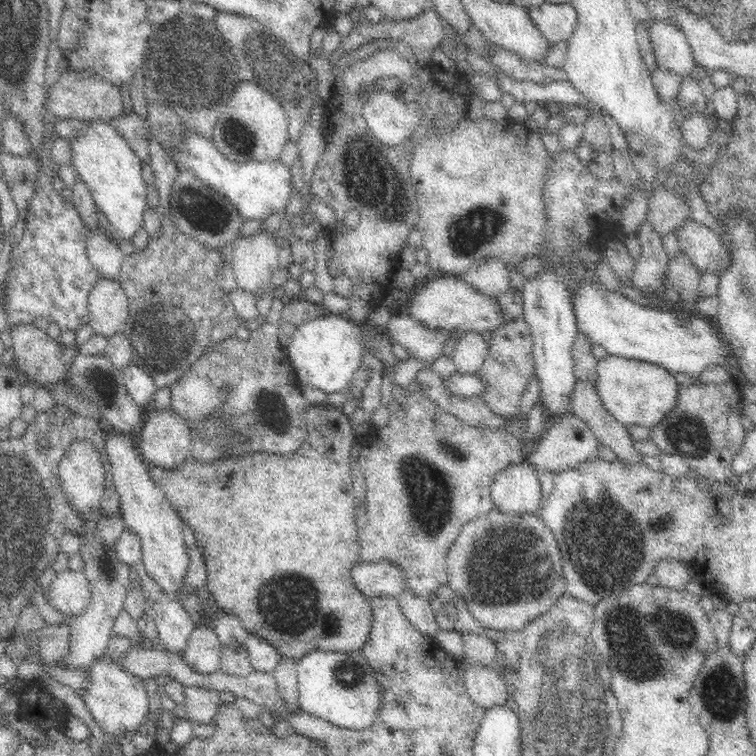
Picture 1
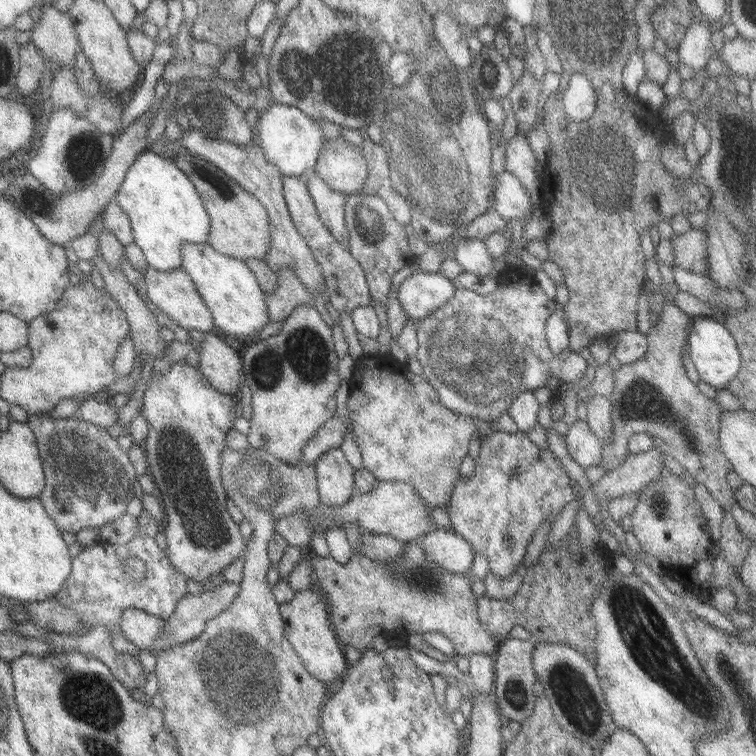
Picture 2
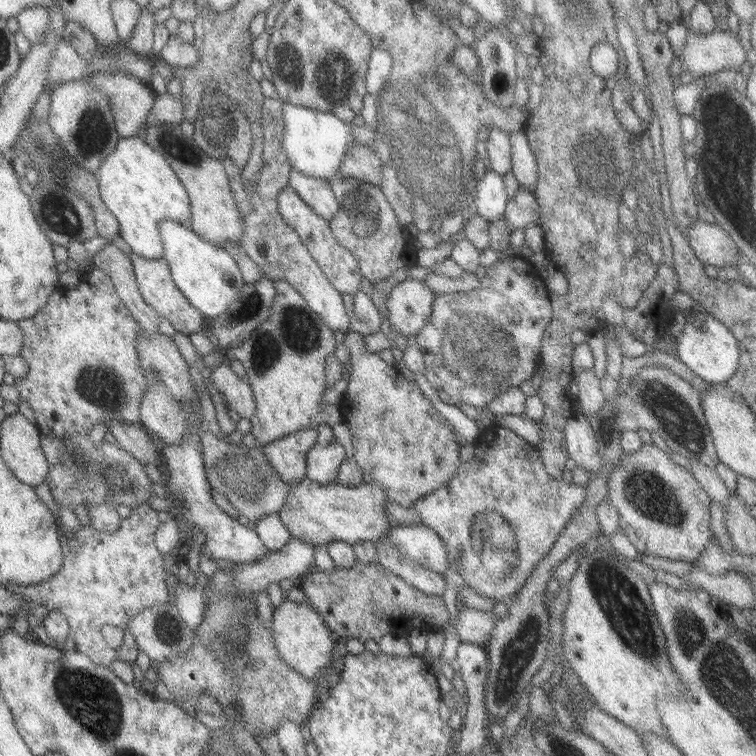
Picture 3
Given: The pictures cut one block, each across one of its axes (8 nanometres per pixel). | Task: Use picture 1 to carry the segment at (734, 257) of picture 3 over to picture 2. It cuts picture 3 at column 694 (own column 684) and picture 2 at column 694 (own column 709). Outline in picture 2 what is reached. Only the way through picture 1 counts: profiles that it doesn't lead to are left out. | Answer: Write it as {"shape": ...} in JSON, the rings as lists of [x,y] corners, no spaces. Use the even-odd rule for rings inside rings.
{"shape":[[[691,228],[683,234],[673,234],[673,260],[675,266],[689,270],[693,274],[705,274],[709,270],[707,250],[705,250],[705,230]]]}

